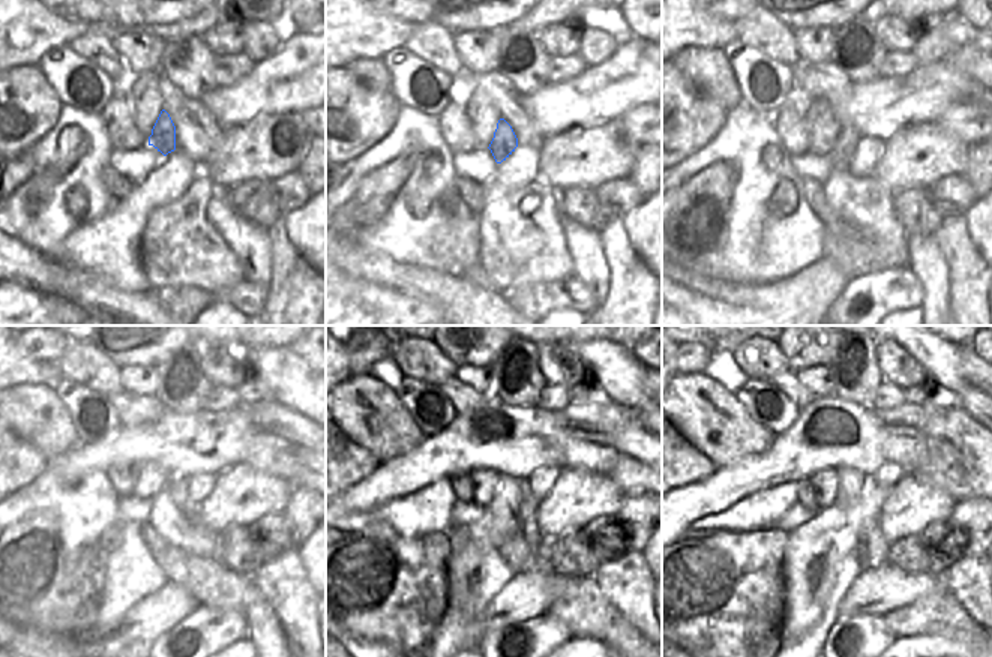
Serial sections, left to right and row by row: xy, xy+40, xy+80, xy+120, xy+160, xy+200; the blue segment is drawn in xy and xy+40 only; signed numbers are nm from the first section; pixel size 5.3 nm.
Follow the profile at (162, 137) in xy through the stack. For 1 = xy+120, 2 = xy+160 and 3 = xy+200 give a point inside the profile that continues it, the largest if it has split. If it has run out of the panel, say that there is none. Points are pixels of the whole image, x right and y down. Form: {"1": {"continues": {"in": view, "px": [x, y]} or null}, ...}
{"1": {"continues": {"in": "xy+120", "px": [177, 488]}}, "2": {"continues": {"in": "xy+160", "px": [535, 539]}}, "3": {"continues": {"in": "xy+200", "px": [871, 551]}}}

